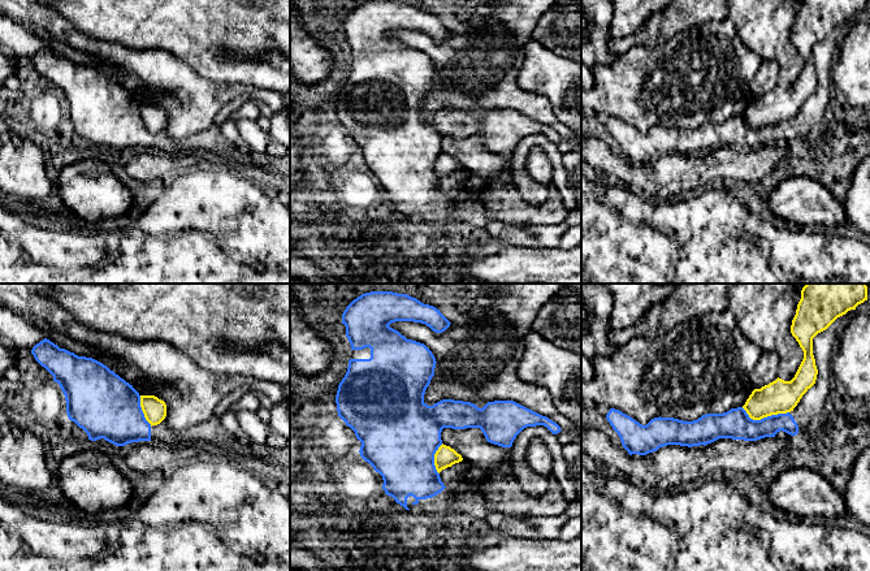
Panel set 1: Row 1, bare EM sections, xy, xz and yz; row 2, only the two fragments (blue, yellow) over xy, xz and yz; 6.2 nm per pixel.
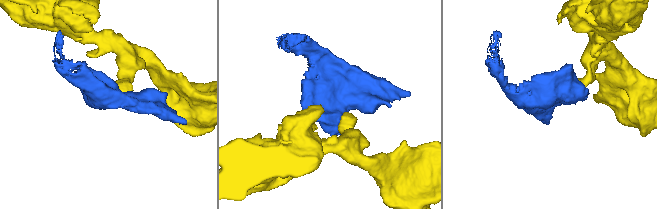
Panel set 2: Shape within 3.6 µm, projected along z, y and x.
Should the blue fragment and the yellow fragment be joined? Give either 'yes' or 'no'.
no

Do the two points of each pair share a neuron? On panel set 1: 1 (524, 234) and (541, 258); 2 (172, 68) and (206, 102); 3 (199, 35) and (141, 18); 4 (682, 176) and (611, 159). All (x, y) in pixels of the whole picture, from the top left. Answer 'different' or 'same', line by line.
1: different
2: same
3: same
4: same

